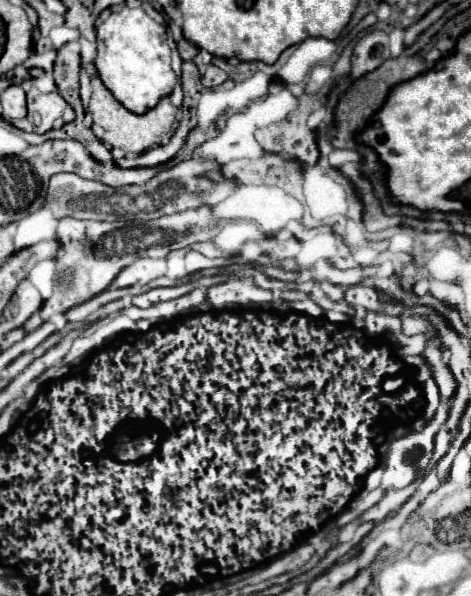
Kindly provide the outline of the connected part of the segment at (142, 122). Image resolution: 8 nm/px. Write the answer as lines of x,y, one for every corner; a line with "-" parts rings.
91,57
83,59
83,63
85,63
87,73
91,75
91,87
93,87
93,95
91,95
91,101
89,101
89,113
93,115
93,123
97,123
97,125
101,125
101,127
105,129
103,141
109,143
111,147
119,147
119,149
123,149
125,153
135,153
135,155
145,153
145,151
149,151
151,147
161,145
163,135
173,127
173,123
175,123
175,119
177,119
177,111
179,111
179,109
169,101
169,97
163,97
163,99
157,103
157,107
149,109
147,113
135,115
135,113
127,111
127,109
111,95
111,91
101,83
101,79
99,79
95,67
93,67

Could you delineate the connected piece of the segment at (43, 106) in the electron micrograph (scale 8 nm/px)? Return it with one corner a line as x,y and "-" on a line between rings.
31,89
27,93
27,109
29,119
33,121
35,133
47,133
53,129
55,119
63,115
65,99
59,93
41,93
37,89

